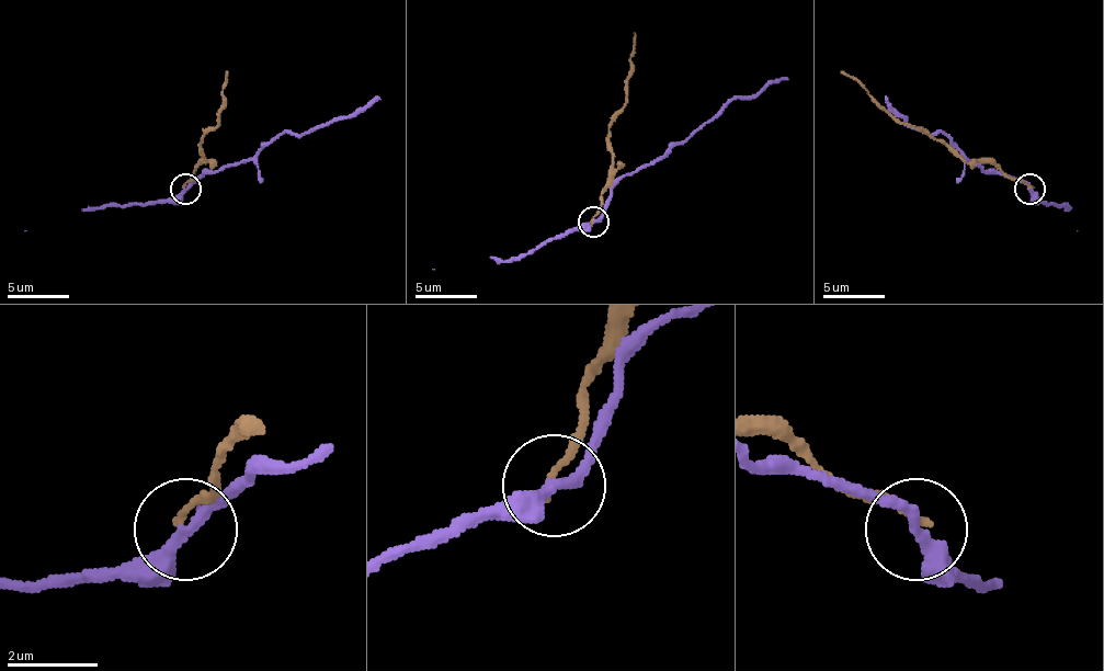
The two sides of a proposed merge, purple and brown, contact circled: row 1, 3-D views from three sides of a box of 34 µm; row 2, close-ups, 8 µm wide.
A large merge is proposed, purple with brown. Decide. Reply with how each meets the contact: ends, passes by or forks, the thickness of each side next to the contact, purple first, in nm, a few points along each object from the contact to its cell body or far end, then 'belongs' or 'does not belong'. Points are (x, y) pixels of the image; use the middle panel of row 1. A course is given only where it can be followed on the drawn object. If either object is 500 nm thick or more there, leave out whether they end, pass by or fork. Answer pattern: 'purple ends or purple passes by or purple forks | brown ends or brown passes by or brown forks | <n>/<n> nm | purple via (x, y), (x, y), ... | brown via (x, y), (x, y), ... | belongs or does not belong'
purple passes by | brown ends | 280/150 nm | purple via (594, 222), (603, 213), (610, 191), (625, 175), (656, 163), (733, 99), (751, 99), (770, 82), (788, 80) | brown via (591, 222), (610, 185), (613, 154), (610, 123), (625, 104), (634, 33) | does not belong

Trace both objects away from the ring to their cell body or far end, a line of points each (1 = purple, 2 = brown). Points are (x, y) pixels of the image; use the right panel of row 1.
1: (1029, 188), (1021, 179), (983, 169), (943, 133), (919, 133), (890, 107), (888, 99)
2: (1029, 188), (993, 163), (962, 160), (943, 141), (931, 138), (912, 126), (897, 123), (841, 70)

